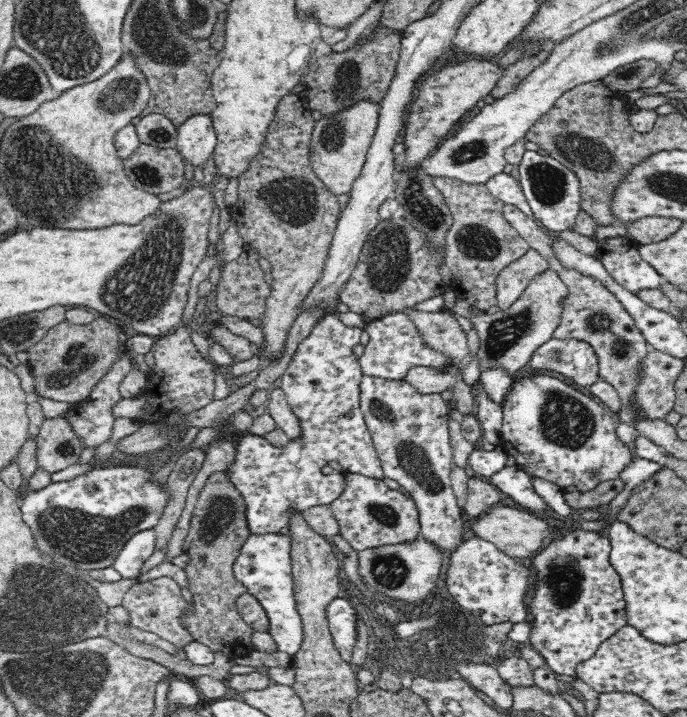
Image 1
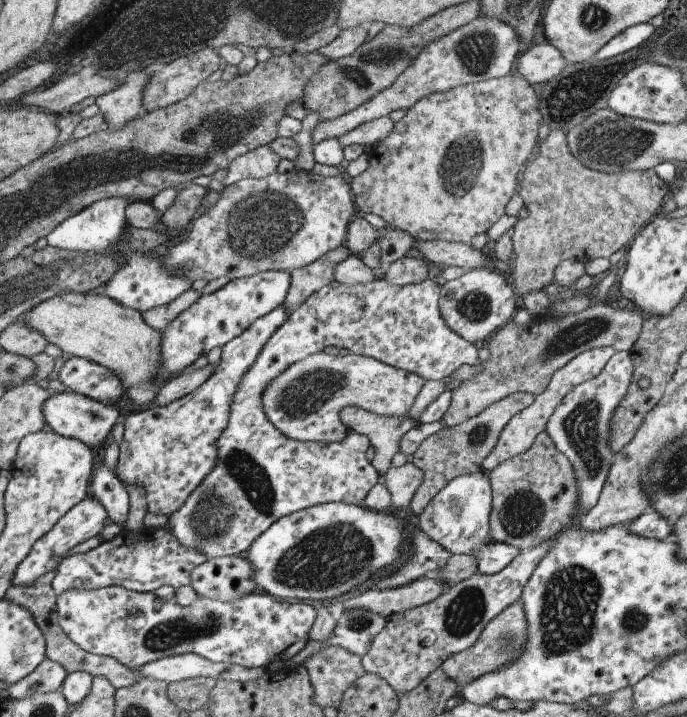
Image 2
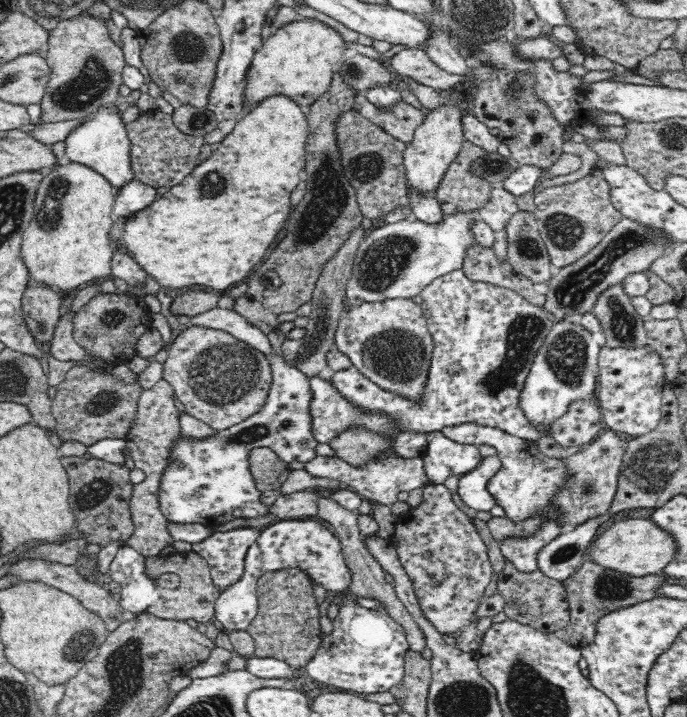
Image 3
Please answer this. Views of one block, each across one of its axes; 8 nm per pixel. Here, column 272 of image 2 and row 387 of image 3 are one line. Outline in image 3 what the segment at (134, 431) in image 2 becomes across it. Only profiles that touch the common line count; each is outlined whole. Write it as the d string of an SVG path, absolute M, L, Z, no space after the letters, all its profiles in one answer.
M312 377L309 378L309 381L312 398L310 398L308 411L310 411L310 419L312 419L312 435L314 435L316 441L328 443L334 436L338 436L342 430L346 430L350 426L356 426L356 424L363 424L368 430L378 435L390 430L390 421L384 415L364 413L360 407L354 407L338 391L334 390L334 385L330 383L329 379Z

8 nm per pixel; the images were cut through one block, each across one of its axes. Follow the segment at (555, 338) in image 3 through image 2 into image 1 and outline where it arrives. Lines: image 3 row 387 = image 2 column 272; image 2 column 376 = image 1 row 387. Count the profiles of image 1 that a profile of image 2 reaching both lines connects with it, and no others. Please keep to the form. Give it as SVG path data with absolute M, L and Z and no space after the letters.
M532 376L514 381L508 391L503 407L501 446L507 455L514 456L516 465L530 478L537 477L560 486L564 492L592 490L600 480L614 481L633 463L632 445L622 442L616 434L614 412L606 410L586 394L570 388L568 384L550 376Z

